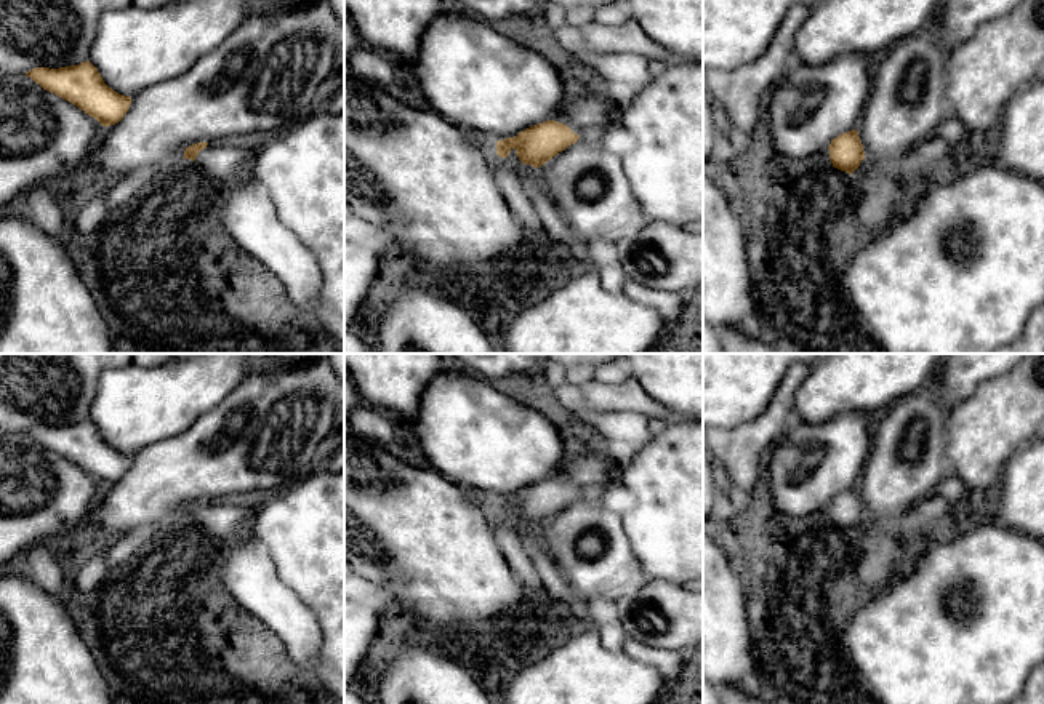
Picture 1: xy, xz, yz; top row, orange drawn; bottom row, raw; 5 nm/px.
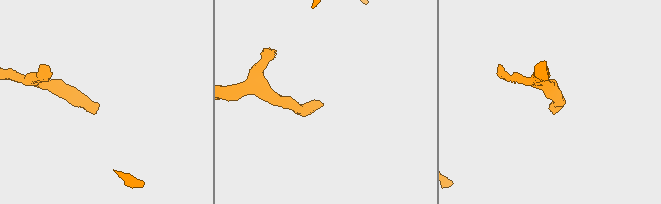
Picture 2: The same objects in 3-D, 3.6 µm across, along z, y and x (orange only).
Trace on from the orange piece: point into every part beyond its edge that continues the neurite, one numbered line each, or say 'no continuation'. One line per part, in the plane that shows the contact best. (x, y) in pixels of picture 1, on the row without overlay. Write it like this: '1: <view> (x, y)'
1: xz (586, 472)

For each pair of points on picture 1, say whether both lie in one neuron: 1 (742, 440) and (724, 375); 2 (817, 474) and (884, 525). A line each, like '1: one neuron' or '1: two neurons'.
1: two neurons
2: two neurons

